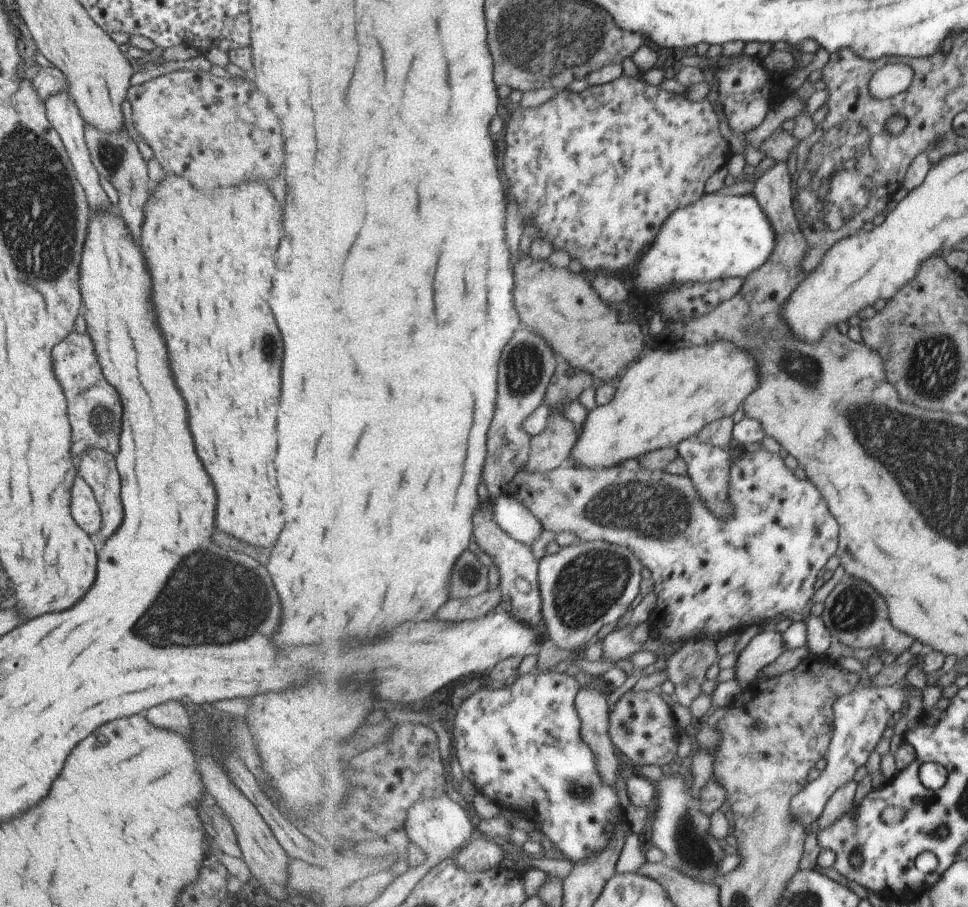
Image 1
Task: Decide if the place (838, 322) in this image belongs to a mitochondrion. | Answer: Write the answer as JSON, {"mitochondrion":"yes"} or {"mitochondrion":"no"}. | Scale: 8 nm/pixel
{"mitochondrion":"no"}

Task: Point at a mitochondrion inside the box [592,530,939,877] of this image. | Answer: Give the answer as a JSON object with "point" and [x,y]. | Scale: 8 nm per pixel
{"point":[855,609]}

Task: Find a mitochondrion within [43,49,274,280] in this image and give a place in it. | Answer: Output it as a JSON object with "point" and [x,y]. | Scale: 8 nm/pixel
{"point":[111,155]}

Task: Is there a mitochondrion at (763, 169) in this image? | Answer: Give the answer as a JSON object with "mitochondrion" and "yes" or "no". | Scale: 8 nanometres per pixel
{"mitochondrion":"no"}

